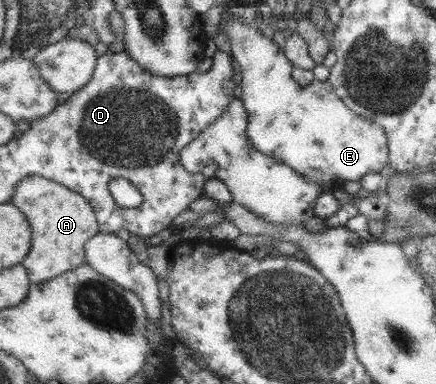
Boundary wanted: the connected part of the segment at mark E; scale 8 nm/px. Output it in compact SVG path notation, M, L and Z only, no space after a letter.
M230 16L223 31L230 39L230 52L240 65L241 100L248 115L247 137L257 151L292 167L308 181L320 183L324 191L342 188L345 181L356 182L368 173L380 173L389 165L389 144L383 127L351 111L328 81L314 79L304 87L297 85L292 77L294 66L284 55L284 48L272 40L259 22L248 24Z

